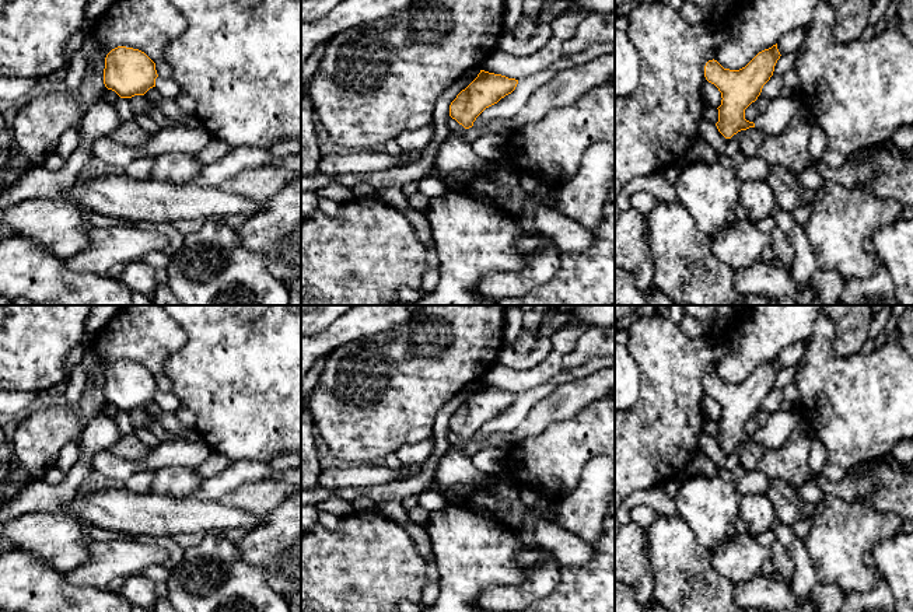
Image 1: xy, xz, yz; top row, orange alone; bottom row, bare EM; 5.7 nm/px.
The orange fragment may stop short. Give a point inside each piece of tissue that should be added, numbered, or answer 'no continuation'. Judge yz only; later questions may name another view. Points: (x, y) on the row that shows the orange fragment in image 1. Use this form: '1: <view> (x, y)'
1: yz (782, 111)

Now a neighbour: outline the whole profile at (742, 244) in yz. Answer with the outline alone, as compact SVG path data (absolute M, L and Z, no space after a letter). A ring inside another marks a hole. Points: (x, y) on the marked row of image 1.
M735 220L727 231L713 237L711 252L734 272L739 272L760 260L772 242L772 235L762 232L755 223Z

